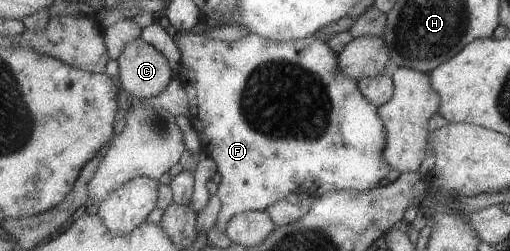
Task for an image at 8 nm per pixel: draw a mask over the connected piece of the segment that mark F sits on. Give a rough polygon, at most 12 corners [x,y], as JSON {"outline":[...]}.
{"outline":[[327,38],[178,39],[214,227],[393,168]]}

